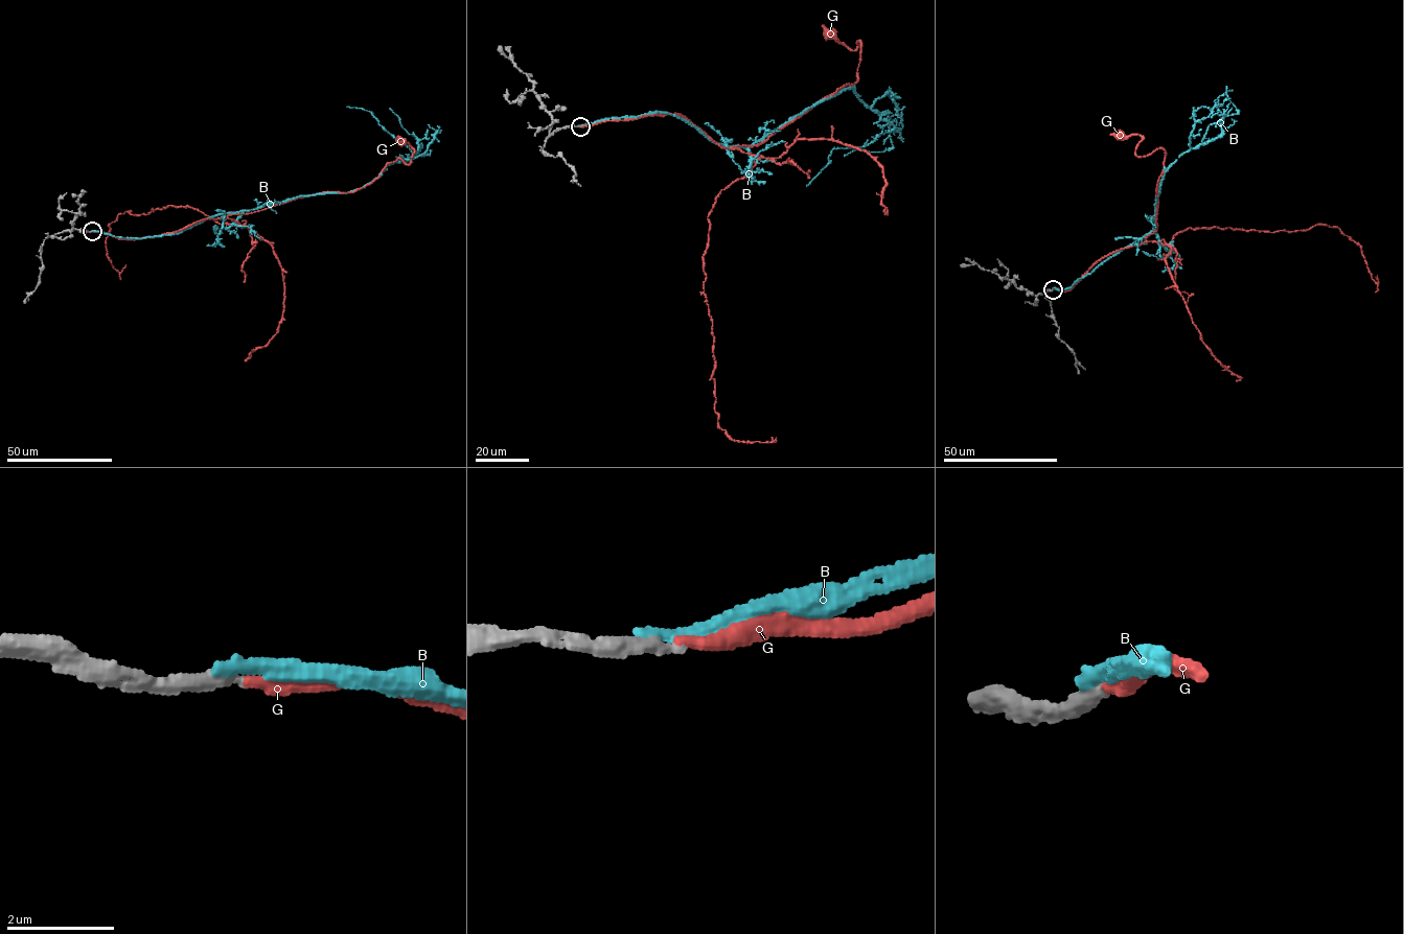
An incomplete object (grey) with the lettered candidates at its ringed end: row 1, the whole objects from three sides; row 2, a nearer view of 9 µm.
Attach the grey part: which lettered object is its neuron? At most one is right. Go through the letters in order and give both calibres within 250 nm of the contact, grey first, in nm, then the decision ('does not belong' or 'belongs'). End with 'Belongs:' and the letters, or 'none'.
B: 320/240 nm | does not belong
G: 240/260 nm | does not belong
Belongs: none

